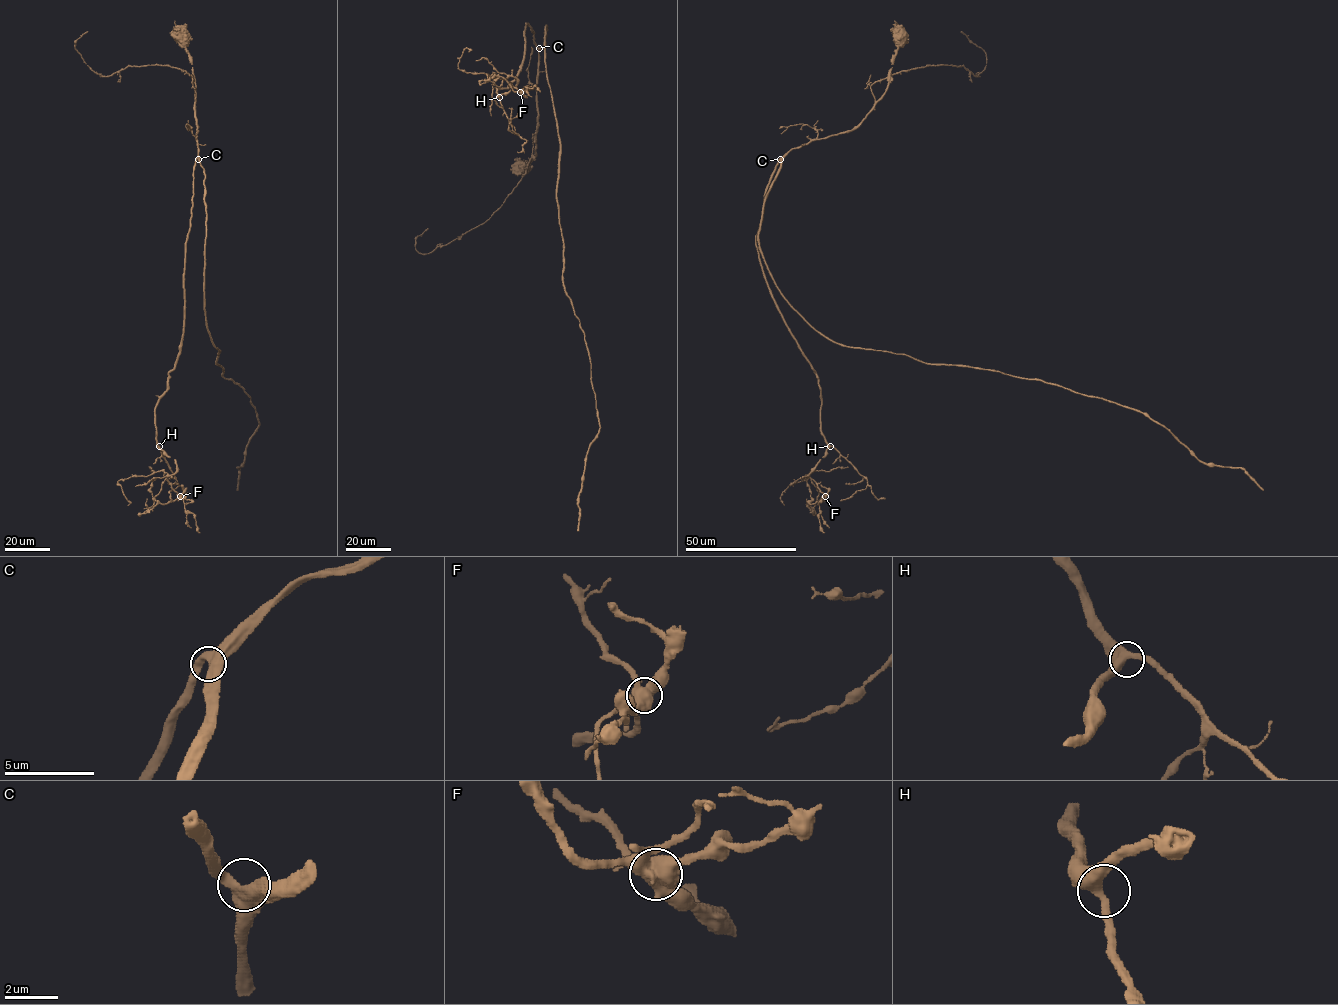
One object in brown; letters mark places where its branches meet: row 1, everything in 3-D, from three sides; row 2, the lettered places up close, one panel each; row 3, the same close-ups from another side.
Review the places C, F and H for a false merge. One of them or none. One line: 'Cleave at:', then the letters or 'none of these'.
Cleave at: F

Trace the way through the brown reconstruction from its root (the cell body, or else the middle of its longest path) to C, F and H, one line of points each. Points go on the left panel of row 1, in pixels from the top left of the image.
C: (181, 34), (180, 42), (189, 55), (195, 85), (198, 159)
F: (181, 34), (195, 85), (197, 158), (182, 345), (155, 409), (157, 445), (176, 465), (166, 480), (180, 496)
H: (181, 34), (195, 85), (197, 158), (185, 244), (183, 333), (168, 388), (155, 409), (159, 446)

